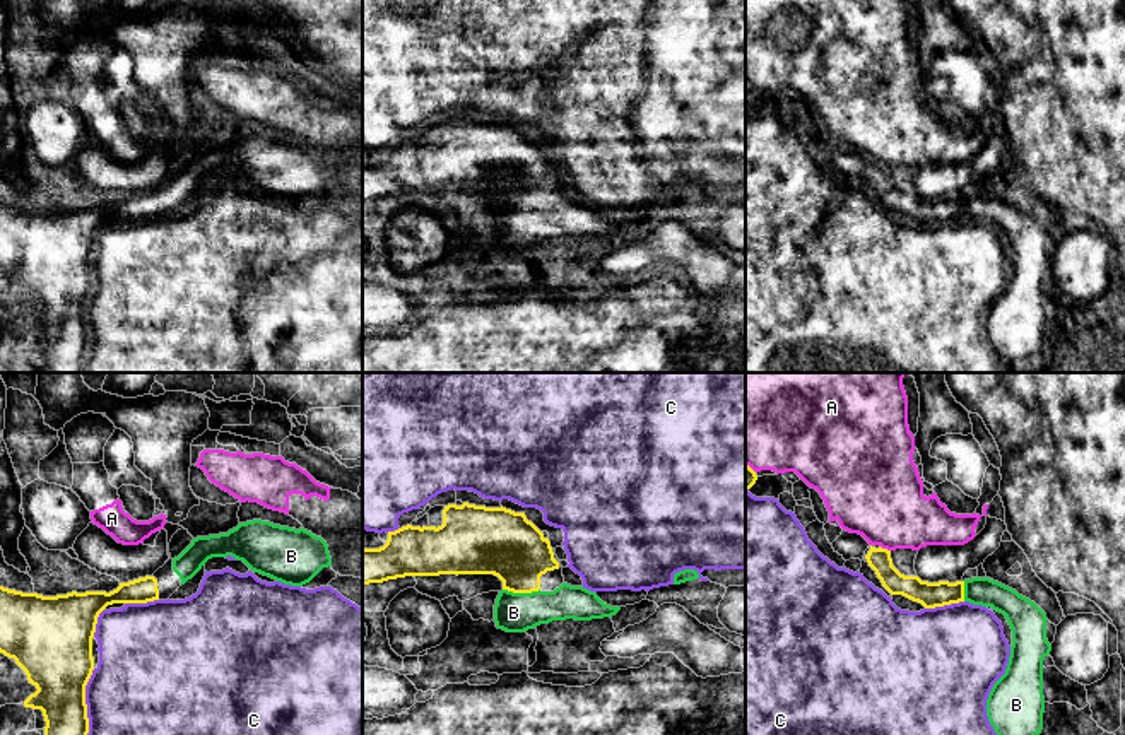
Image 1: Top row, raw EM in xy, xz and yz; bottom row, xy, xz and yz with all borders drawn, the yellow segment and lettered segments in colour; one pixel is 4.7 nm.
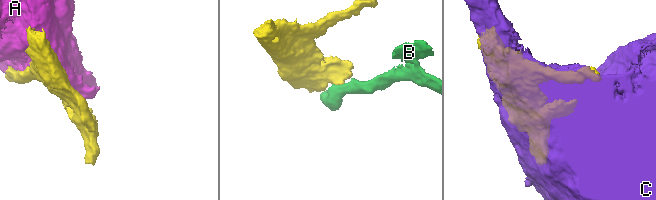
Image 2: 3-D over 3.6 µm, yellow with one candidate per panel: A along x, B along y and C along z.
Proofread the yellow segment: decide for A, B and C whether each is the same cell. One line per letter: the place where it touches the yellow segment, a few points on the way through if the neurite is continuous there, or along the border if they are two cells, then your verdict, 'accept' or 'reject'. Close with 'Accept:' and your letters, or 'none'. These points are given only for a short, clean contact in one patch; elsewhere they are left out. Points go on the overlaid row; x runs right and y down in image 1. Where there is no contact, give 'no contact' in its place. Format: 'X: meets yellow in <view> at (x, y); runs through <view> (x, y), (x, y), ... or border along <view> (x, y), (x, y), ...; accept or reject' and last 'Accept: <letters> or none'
A: meets yellow in yz at (886, 549); reject
B: meets yellow in xz at (522, 592); runs through xz (503, 542), (518, 558), (522, 592), (520, 605), (513, 612); accept
C: meets yellow in xy at (84, 701); reject
Accept: B

